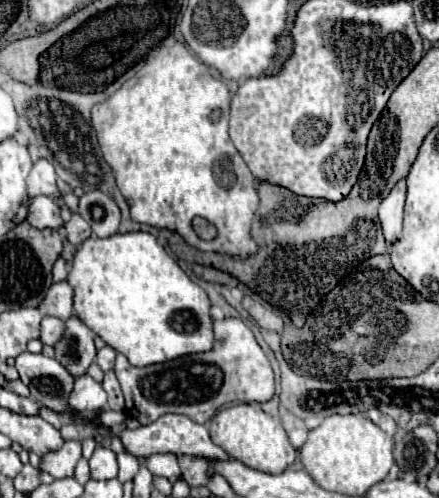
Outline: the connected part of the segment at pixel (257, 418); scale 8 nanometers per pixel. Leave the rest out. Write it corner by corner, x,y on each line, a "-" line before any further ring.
239,404
221,410
217,416
213,416
209,432
211,432
211,440
217,446
221,446
231,458
267,474
281,474
293,464
297,456
297,450
291,446
281,422
265,414
259,406

